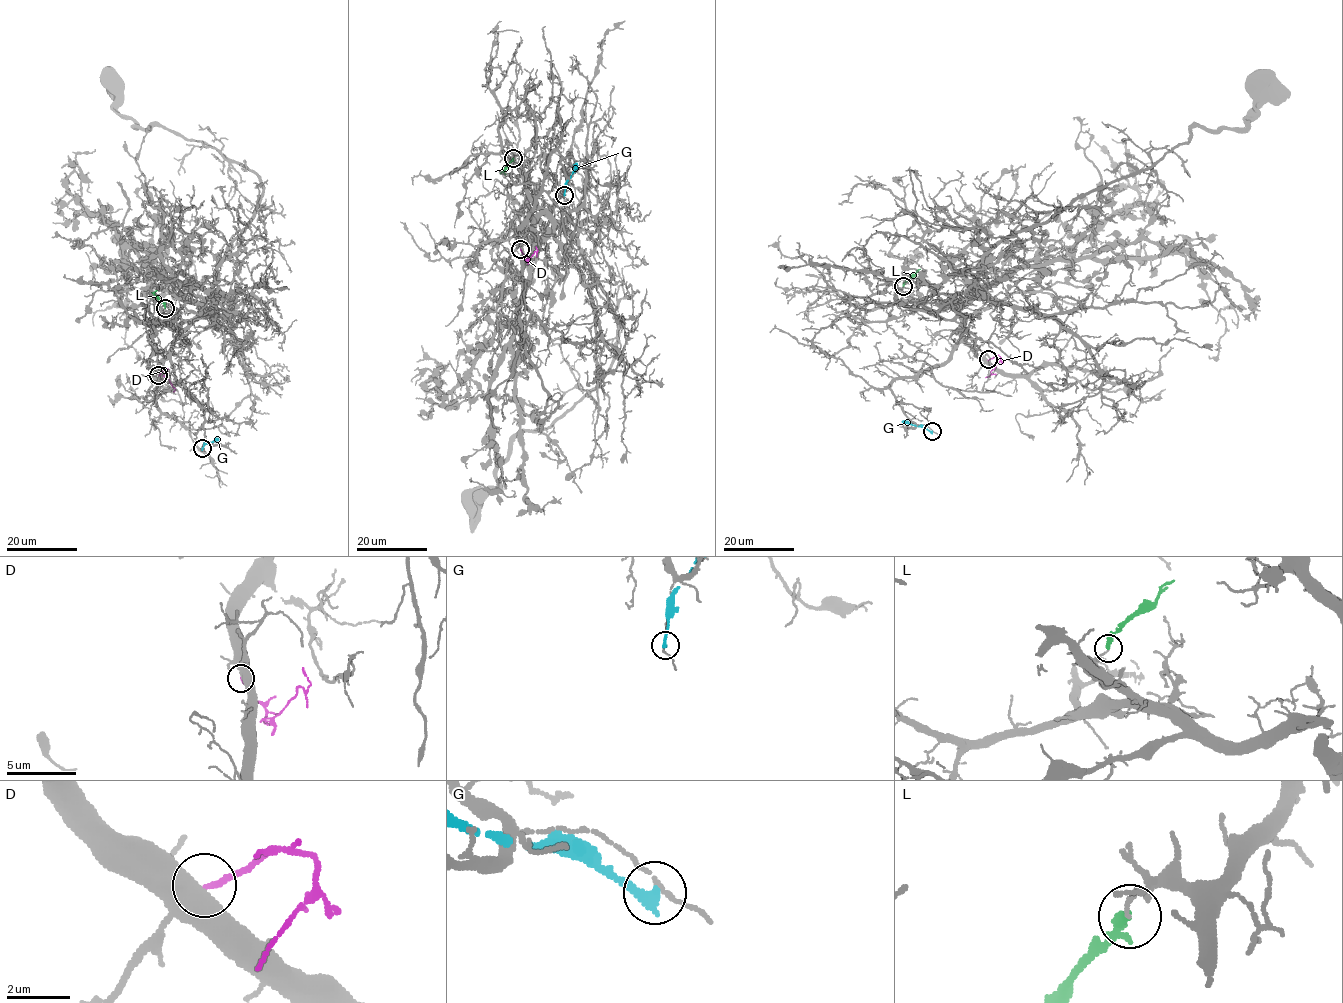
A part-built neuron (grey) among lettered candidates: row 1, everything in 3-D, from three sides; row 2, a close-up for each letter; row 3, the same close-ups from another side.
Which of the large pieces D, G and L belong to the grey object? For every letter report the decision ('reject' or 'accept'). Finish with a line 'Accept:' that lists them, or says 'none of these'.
D: reject
G: reject
L: reject
Accept: none of these

